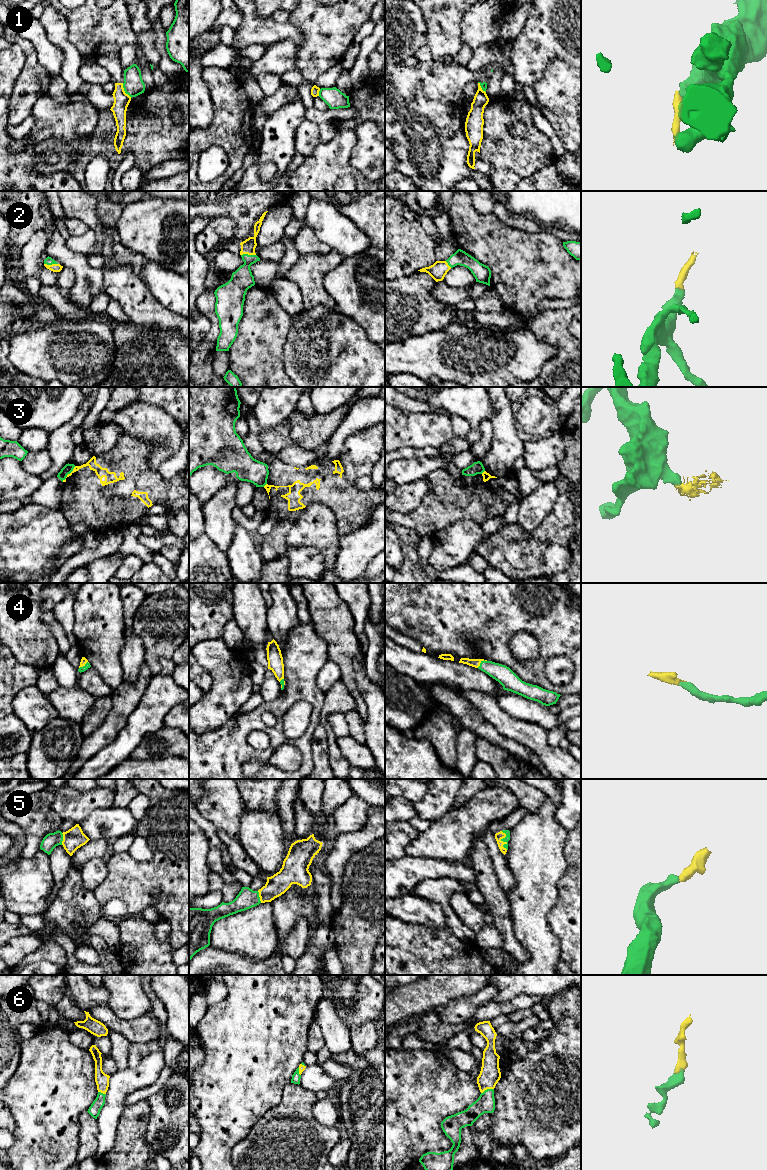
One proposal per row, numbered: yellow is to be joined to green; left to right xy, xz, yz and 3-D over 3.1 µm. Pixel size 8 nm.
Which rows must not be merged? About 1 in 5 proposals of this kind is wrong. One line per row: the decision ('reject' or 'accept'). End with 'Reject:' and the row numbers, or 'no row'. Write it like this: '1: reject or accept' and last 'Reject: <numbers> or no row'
1: reject
2: accept
3: reject
4: accept
5: accept
6: accept
Reject: 1, 3

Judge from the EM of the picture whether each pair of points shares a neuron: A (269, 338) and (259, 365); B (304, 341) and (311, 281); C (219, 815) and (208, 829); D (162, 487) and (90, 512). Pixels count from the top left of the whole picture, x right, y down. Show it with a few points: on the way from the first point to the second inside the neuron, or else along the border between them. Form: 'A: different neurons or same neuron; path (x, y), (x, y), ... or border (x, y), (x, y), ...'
A: same neuron; path (262, 345), (259, 348), (259, 358)
B: different neurons; border (331, 307), (326, 309), (314, 306), (305, 309)
C: different neurons; border (199, 810), (217, 828)
D: same neuron; path (144, 496), (133, 507), (108, 508)

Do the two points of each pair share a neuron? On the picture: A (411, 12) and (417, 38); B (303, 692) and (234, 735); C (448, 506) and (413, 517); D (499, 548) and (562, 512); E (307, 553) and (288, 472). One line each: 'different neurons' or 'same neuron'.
A: same neuron
B: same neuron
C: same neuron
D: same neuron
E: different neurons

